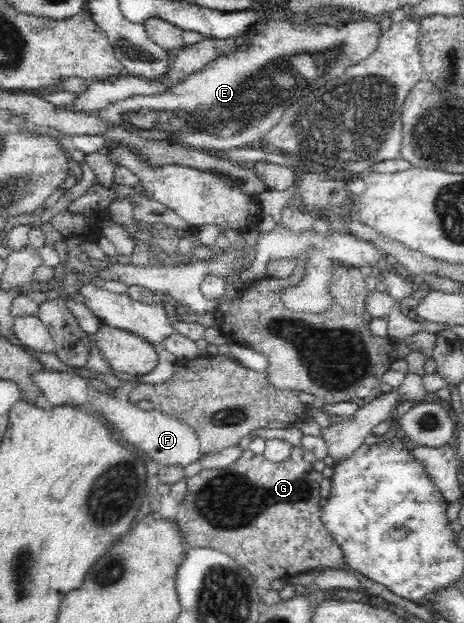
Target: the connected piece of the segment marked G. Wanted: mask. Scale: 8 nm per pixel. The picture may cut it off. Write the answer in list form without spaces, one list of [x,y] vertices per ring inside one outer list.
[[[296,446],[283,462],[271,462],[264,455],[256,455],[249,449],[225,468],[202,469],[197,474],[189,472],[187,494],[178,503],[176,522],[183,531],[188,548],[207,548],[220,551],[233,559],[241,568],[249,571],[256,586],[269,588],[271,580],[288,580],[317,568],[346,570],[342,566],[344,555],[341,546],[323,525],[322,508],[319,505],[319,484],[323,475],[313,470],[312,464],[303,459],[303,448]]]

